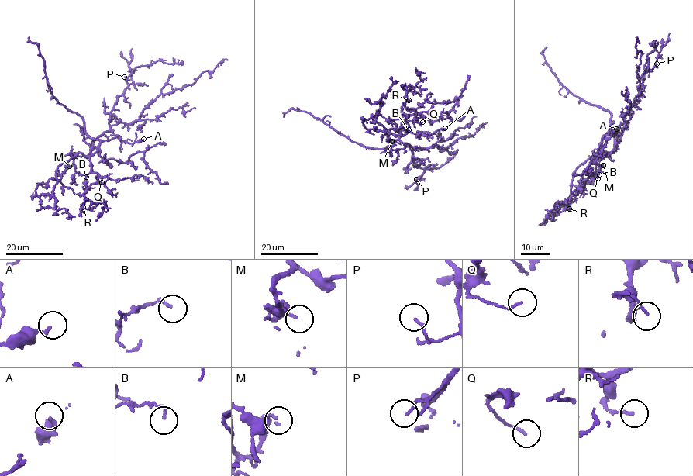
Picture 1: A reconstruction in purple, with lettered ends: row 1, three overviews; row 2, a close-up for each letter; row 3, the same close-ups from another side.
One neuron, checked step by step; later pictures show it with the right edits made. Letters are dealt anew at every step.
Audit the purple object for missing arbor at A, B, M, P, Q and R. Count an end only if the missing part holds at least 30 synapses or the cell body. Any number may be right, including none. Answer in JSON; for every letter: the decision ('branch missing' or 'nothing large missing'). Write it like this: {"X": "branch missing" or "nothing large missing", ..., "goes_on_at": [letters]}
{"A": "nothing large missing", "B": "nothing large missing", "M": "nothing large missing", "P": "nothing large missing", "Q": "nothing large missing", "R": "nothing large missing", "goes_on_at": []}

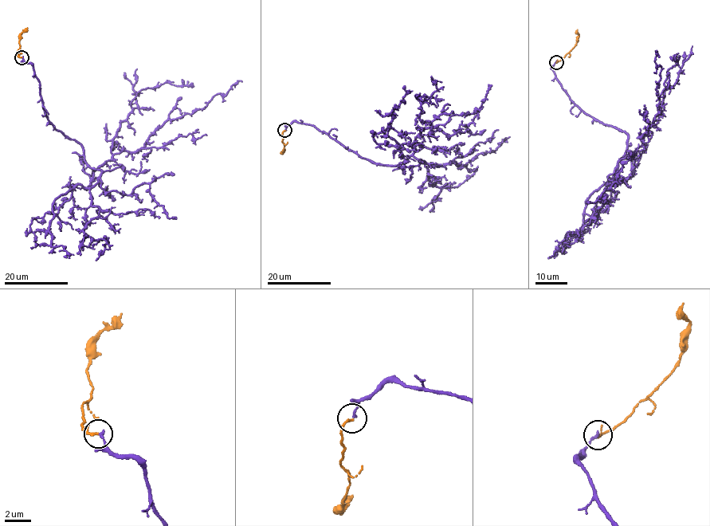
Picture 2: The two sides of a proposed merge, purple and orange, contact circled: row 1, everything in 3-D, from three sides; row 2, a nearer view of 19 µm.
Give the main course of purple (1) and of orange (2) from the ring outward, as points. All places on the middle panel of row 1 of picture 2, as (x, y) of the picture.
1: (285, 130), (295, 121), (314, 126), (361, 157), (386, 165), (410, 155), (433, 166), (465, 166), (509, 136)
2: (285, 130), (281, 136), (284, 146), (281, 153), (284, 151)

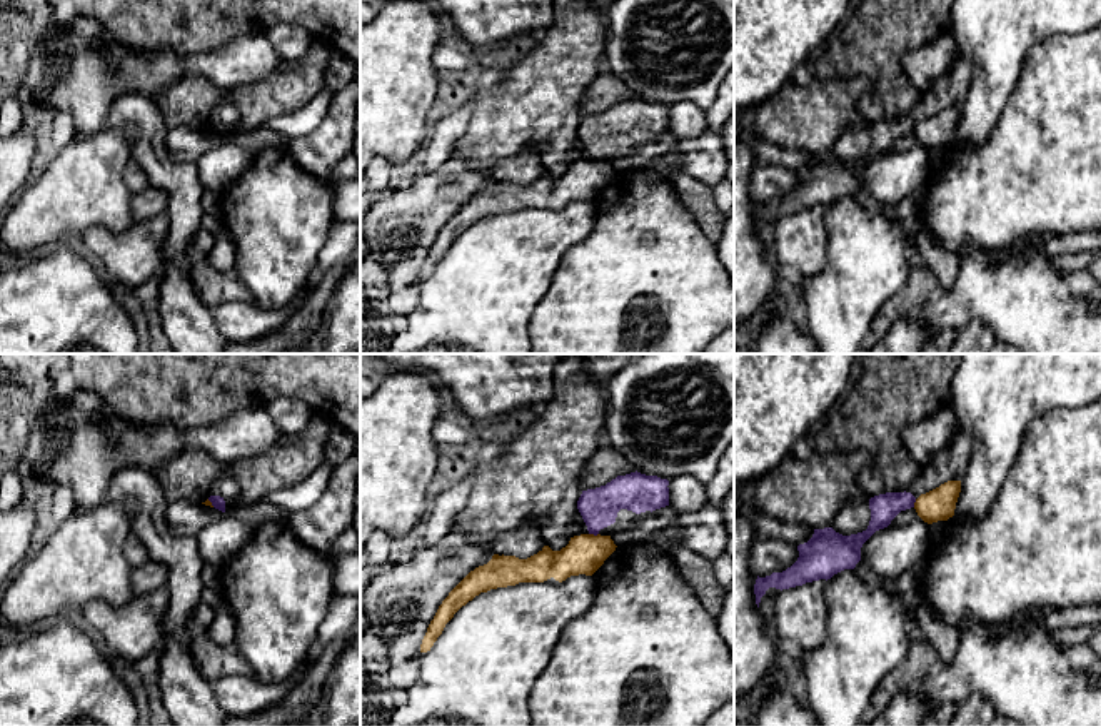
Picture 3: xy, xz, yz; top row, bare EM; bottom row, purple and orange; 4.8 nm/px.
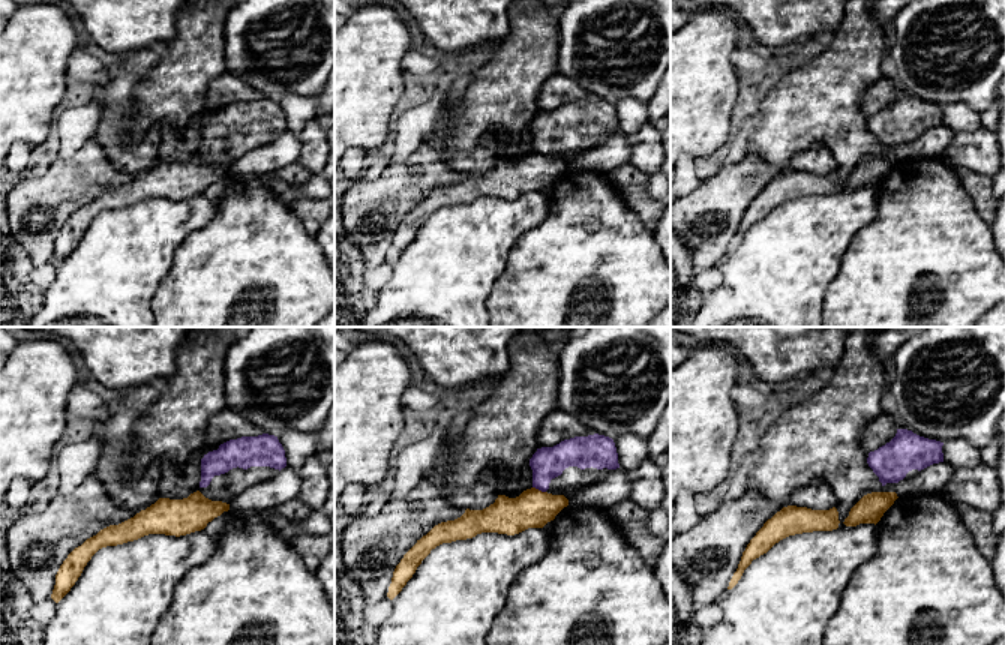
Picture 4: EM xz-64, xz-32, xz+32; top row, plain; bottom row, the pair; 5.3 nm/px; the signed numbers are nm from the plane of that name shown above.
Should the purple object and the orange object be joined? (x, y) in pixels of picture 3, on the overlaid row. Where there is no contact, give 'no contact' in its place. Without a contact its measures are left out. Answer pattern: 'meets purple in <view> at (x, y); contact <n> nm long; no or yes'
meets purple in xz at (594, 534); contact 50 nm long; no

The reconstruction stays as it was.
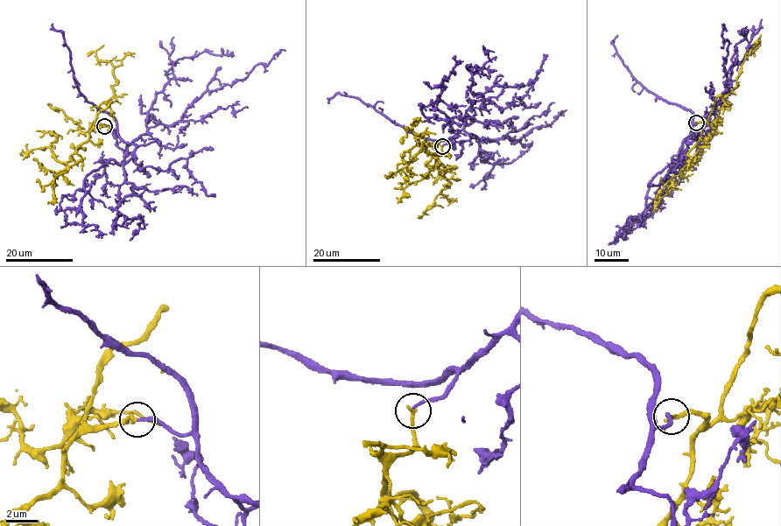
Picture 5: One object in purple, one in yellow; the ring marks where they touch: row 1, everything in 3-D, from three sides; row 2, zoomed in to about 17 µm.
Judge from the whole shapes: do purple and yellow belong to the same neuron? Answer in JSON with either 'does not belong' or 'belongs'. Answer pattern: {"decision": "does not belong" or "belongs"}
{"decision": "belongs"}

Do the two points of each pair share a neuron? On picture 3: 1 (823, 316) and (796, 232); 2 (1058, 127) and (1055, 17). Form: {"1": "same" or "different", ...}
{"1": "different", "2": "different"}

